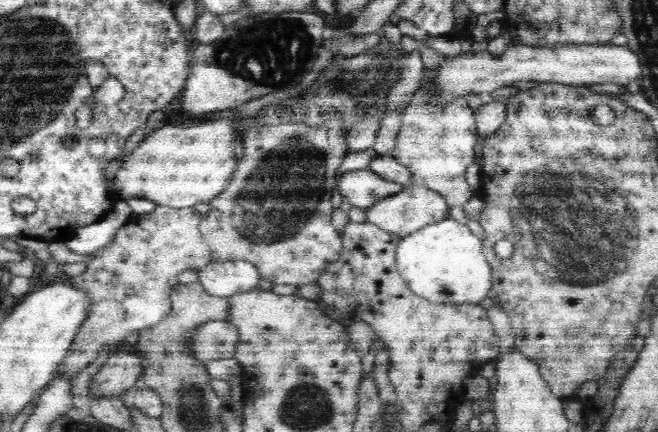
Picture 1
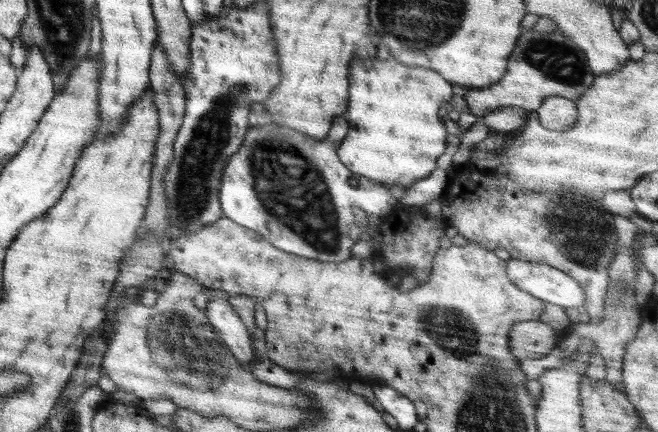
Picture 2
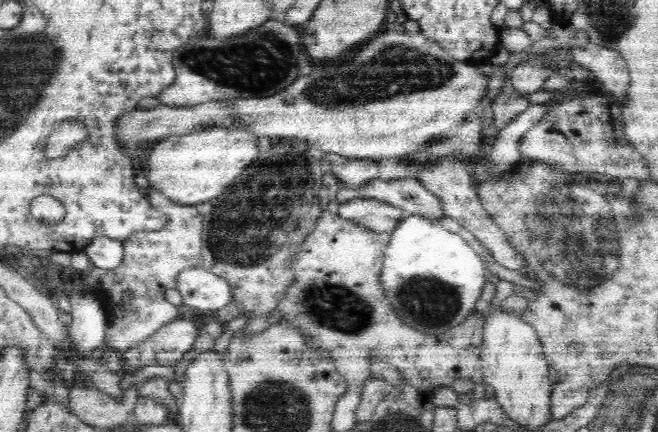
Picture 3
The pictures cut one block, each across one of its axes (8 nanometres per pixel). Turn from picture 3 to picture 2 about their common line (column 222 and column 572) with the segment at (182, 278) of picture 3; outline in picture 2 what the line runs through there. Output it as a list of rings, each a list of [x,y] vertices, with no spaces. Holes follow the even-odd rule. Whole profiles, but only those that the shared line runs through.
[[[507,260],[508,279],[536,298],[561,307],[579,307],[586,295],[579,284],[557,268],[539,262]]]

